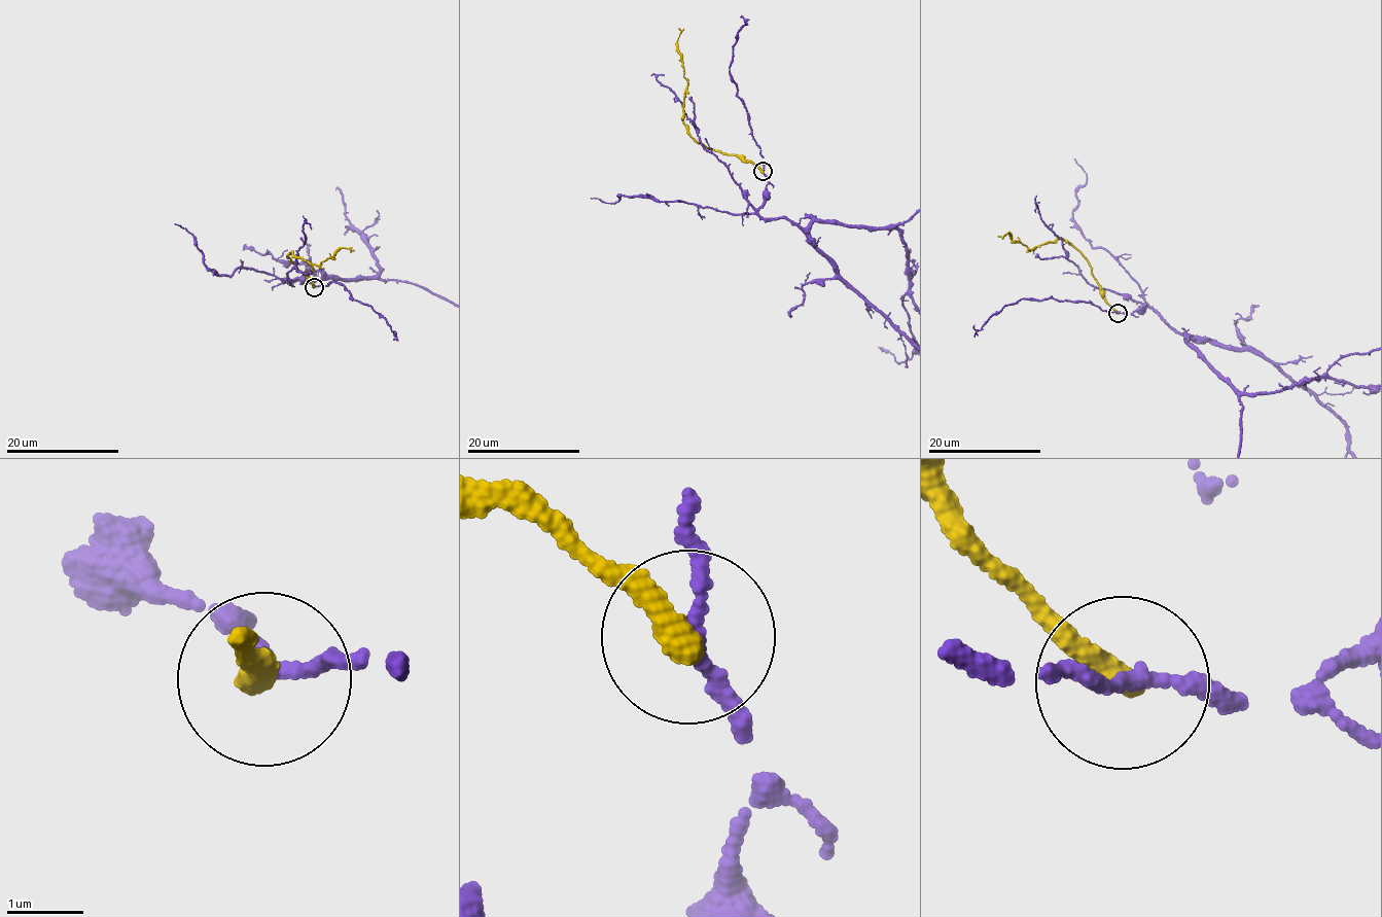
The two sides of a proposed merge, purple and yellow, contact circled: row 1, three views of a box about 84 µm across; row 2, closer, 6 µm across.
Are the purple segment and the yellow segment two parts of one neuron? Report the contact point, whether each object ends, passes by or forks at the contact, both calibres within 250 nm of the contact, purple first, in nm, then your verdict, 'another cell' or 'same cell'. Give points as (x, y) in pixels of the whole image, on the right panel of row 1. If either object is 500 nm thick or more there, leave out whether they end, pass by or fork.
at (1118, 313); purple passes by; yellow ends there; 160 nm thick on the purple side, 360 nm on the other; another cell

